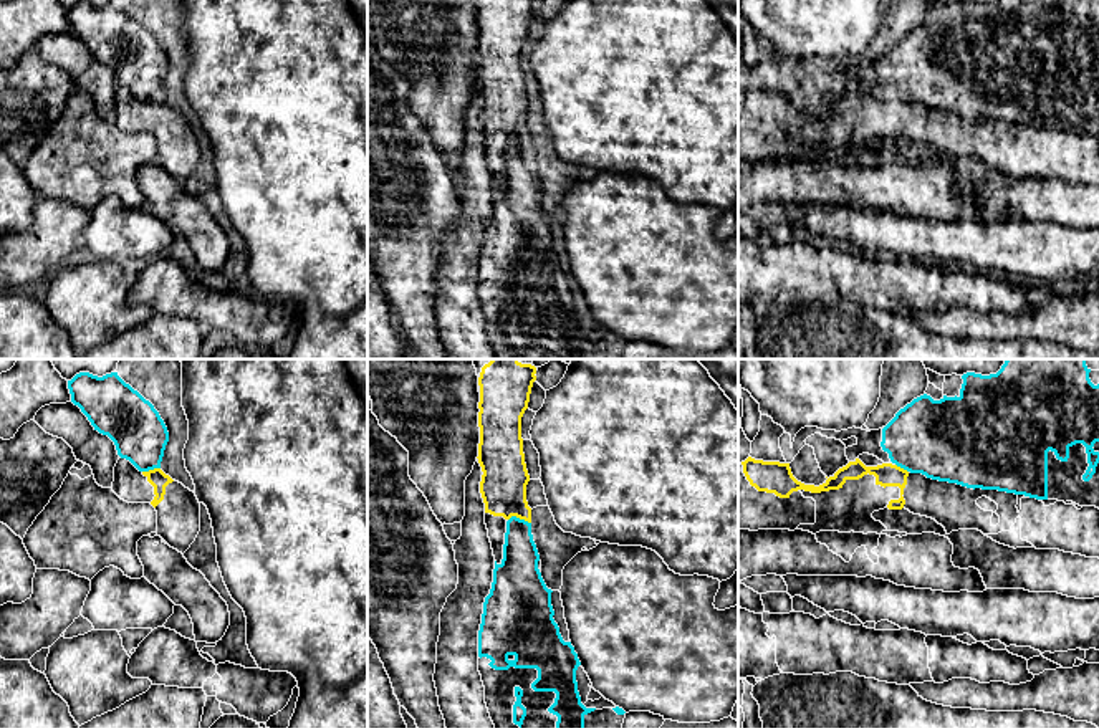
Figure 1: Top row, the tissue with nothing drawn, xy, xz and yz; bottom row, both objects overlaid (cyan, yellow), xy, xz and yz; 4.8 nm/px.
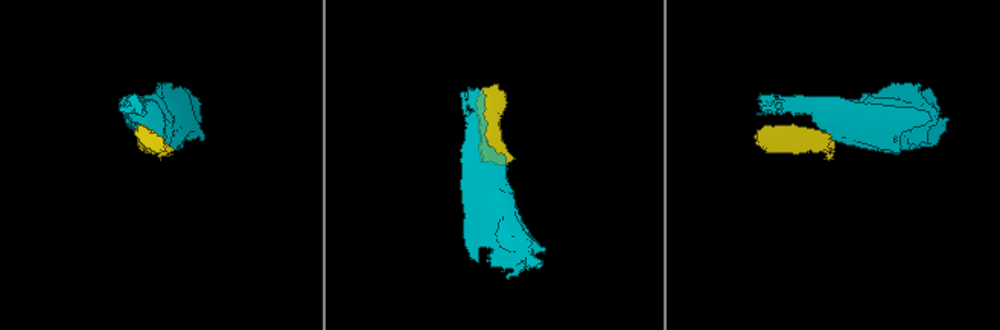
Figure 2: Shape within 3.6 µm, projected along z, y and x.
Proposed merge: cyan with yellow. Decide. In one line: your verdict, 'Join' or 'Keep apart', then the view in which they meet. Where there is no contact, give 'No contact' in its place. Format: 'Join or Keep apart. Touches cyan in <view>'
Keep apart. Touches cyan in xz

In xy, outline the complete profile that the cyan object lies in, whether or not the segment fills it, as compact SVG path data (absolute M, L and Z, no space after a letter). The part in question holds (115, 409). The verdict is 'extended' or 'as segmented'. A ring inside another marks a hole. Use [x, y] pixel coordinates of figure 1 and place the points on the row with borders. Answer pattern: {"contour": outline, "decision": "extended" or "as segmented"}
{"contour": "M79 372L68 381L71 402L94 430L108 435L121 458L139 472L161 468L169 432L154 405L126 384L118 372L103 377Z", "decision": "as segmented"}

